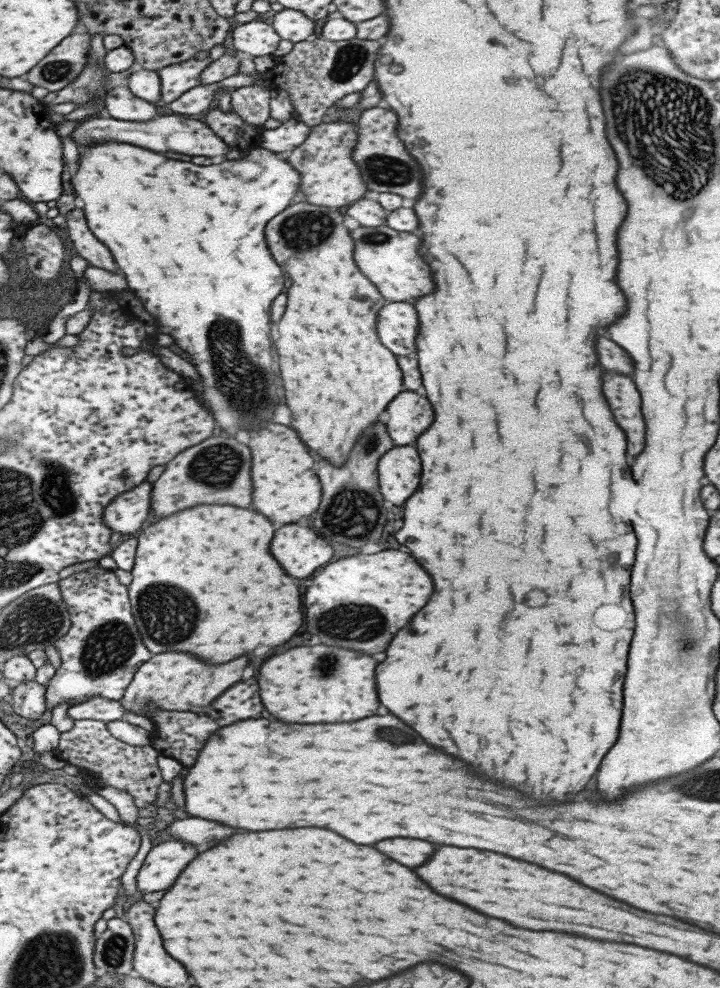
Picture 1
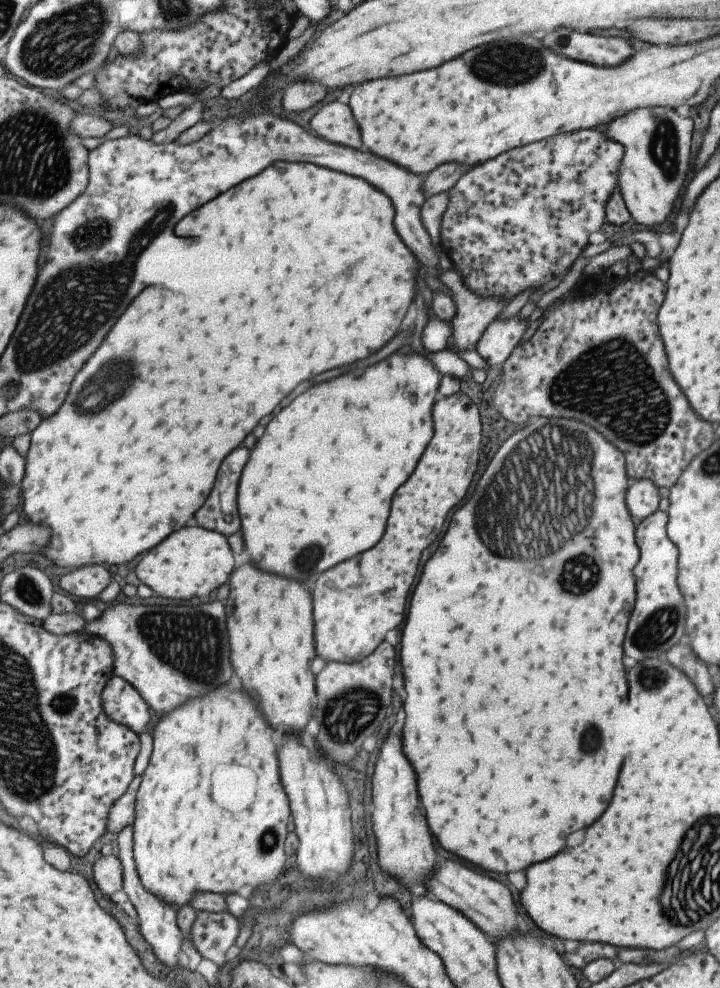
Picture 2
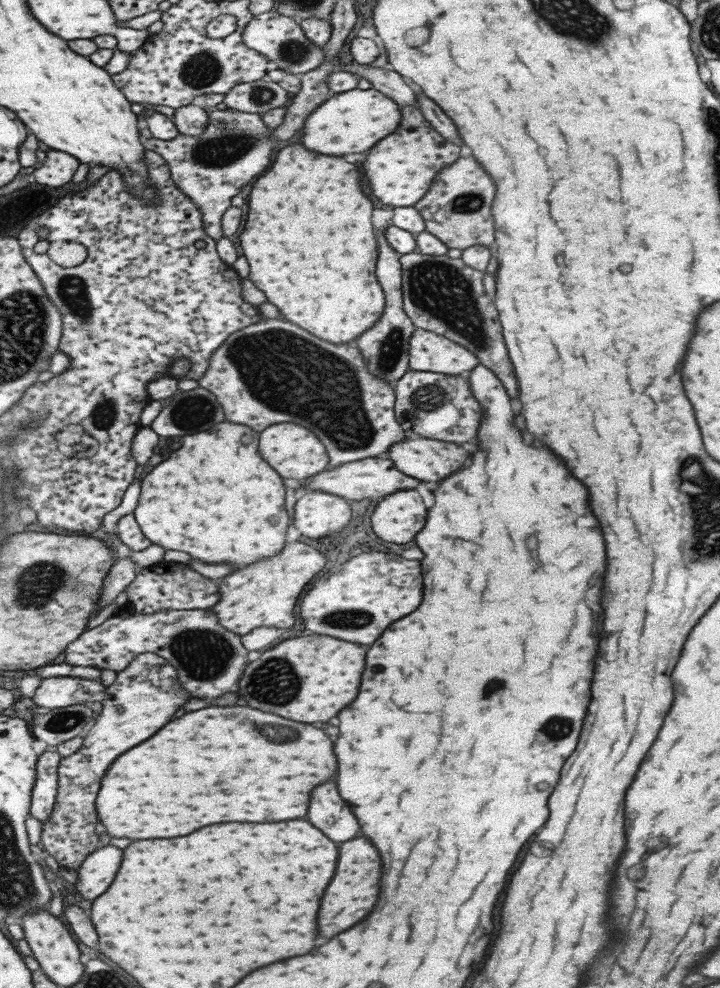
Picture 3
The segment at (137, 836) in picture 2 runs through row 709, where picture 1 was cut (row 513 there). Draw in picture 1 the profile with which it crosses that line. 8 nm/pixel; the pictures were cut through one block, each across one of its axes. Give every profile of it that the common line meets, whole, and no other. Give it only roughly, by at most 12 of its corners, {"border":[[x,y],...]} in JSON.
{"border":[[195,506],[140,529],[145,649],[223,664],[303,624],[277,528]]}

